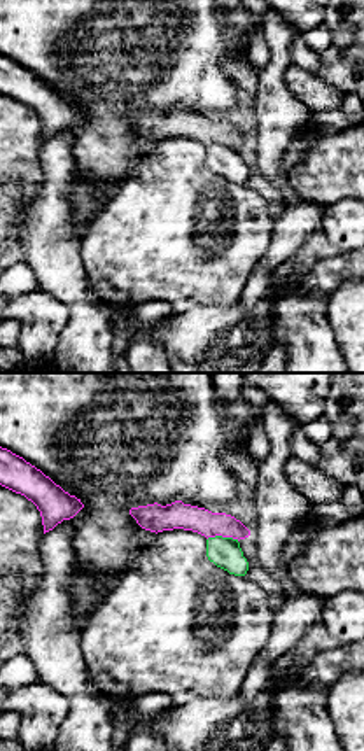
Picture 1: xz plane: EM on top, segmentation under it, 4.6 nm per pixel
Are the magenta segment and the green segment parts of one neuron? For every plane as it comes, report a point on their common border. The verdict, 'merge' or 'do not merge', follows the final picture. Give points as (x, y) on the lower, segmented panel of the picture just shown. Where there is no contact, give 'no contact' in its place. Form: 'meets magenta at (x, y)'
meets magenta at (223, 536)

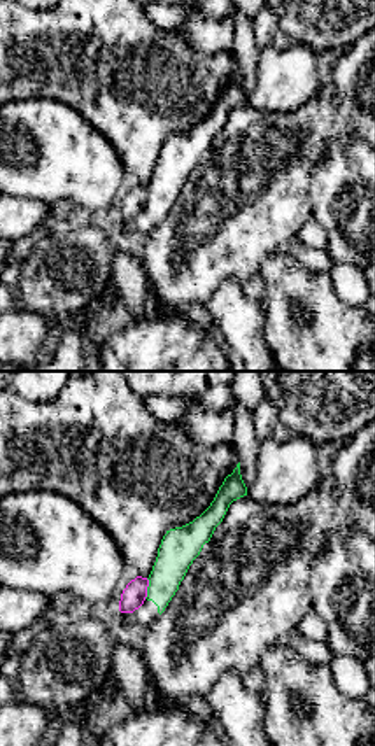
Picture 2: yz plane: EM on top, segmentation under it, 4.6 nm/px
meets magenta at (146, 589)

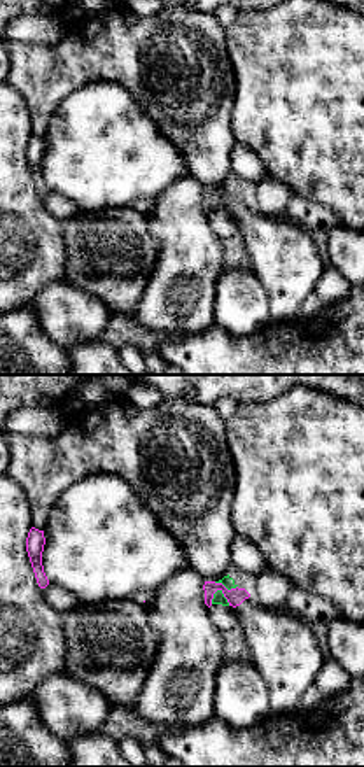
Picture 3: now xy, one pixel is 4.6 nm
meets magenta at (223, 592)

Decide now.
do not merge

